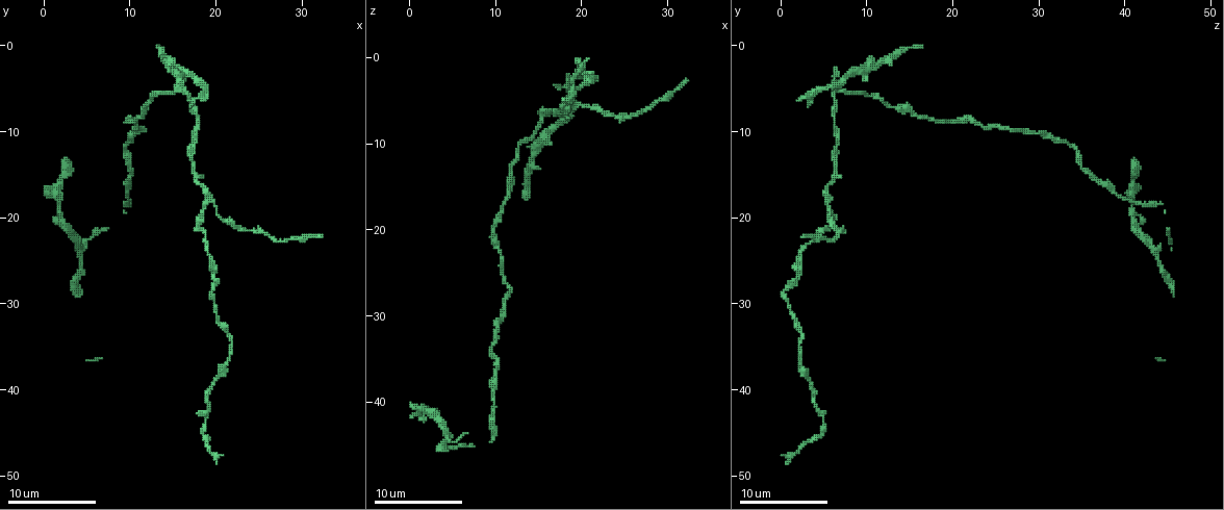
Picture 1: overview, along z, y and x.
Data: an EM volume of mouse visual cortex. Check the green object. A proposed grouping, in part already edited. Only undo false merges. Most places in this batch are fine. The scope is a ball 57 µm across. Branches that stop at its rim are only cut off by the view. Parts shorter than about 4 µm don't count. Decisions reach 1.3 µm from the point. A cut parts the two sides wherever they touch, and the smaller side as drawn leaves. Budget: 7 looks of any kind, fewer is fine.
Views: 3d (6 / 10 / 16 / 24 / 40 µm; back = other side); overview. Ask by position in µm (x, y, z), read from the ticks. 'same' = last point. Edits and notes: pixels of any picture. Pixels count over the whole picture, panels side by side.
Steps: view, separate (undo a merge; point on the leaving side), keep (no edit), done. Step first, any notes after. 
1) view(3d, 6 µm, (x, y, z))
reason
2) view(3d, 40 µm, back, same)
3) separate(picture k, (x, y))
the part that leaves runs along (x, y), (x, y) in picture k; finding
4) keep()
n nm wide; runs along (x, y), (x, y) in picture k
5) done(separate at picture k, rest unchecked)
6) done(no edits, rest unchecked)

view(3d, 10 µm, (9.6, 17.0, 38.8))

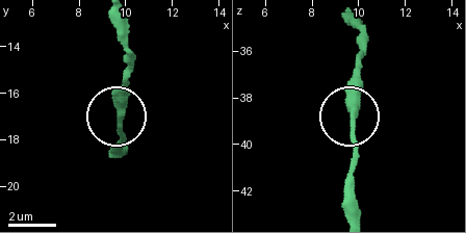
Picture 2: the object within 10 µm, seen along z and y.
view(3d, 6 µm, (9.9, 16.9, 38.6))

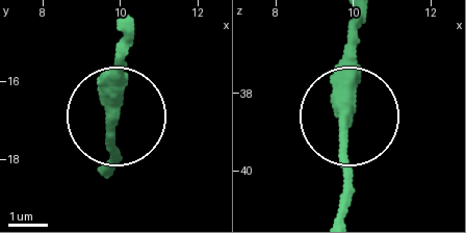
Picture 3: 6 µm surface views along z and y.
keep()
340 nm wide; runs along (124, 36), (114, 162) in picture 3; one neuron here

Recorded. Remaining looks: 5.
view(3d, 10 µm, (19.2, 17.8, 5.2))
two arms in line, one across

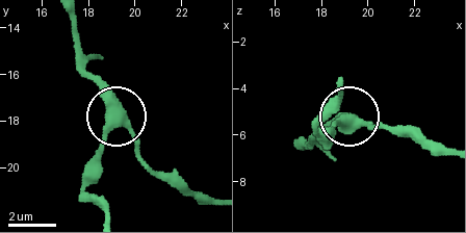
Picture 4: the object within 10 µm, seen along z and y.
keep()
390 nm wide; runs along (71, 18), (79, 66), (159, 177) in picture 4; all the same neuron

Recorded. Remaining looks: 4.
view(3d, 10 µm, (19.4, 28.8, 0.4))
calibre changes

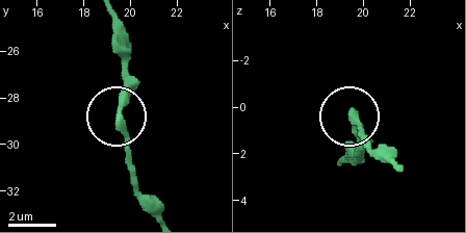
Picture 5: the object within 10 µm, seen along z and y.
keep()
330 nm wide; runs along (112, 18), (126, 89), (114, 119), (132, 177) in picture 5; one neuron here

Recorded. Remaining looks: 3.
done(no edits, rest unchecked)

